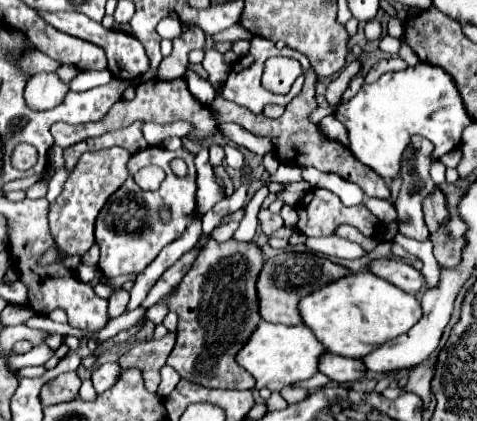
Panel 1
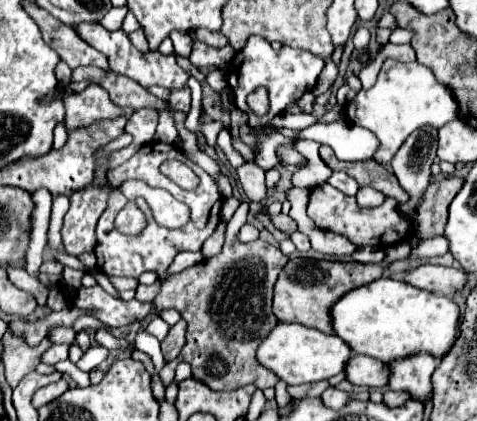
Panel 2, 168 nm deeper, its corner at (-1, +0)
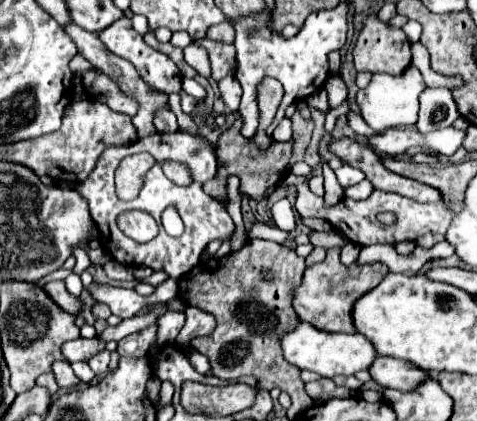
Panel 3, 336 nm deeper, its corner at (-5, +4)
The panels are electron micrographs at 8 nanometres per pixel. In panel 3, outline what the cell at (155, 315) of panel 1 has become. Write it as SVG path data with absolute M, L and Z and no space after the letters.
M166 312L158 316L158 344L172 344L178 336L180 328L184 326L184 314L182 312Z

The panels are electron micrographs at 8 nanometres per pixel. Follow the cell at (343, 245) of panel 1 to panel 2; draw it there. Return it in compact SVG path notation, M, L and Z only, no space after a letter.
M358 248L354 254L352 254L354 260L358 262L378 262L380 258L384 258L384 250L376 250L376 248Z

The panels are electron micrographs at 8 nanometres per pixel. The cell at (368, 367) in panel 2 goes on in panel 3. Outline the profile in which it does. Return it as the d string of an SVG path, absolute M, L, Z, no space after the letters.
M378 356L370 366L370 376L382 388L414 390L424 382L426 372L414 366L412 362L390 356Z

